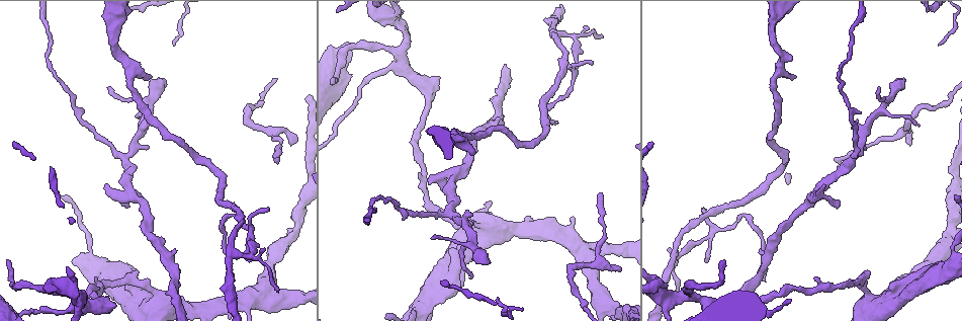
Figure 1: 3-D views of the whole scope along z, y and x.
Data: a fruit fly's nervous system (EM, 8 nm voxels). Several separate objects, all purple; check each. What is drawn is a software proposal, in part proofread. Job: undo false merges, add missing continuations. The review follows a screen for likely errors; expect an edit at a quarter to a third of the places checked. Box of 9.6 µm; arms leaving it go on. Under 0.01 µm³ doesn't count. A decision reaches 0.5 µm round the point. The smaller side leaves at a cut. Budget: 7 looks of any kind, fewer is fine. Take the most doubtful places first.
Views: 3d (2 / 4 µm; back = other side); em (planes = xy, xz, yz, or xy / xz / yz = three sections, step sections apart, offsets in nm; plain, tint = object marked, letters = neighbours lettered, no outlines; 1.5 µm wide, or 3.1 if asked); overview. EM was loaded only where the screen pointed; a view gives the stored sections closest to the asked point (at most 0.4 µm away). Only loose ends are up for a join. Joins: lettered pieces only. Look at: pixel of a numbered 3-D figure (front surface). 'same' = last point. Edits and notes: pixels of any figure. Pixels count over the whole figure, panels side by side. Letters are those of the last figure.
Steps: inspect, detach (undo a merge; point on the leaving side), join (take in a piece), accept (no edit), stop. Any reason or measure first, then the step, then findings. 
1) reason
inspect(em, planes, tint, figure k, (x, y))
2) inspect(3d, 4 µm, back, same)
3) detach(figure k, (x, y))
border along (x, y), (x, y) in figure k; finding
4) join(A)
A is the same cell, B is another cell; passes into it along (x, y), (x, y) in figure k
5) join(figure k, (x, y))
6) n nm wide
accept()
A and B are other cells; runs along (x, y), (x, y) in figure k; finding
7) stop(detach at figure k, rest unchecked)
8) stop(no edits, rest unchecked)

an open end
inspect(em, yz, step 8, tint, figure 1, (127, 205))

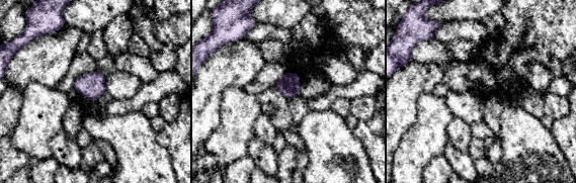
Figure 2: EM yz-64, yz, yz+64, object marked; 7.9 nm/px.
see the neighbours
inspect(em, yz, step 8, letters, same)

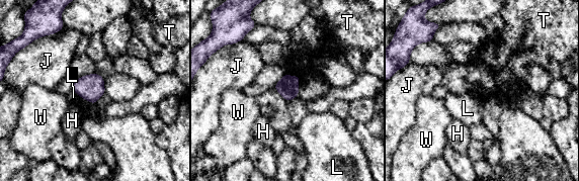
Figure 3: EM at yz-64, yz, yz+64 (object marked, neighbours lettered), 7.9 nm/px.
accept()
H, J, L, T and W are other cells; border along (285, 73), (299, 77) in figure 3; none of them fits

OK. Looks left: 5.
inspect(em, yz, step 4, letters, figure 1, (233, 249))

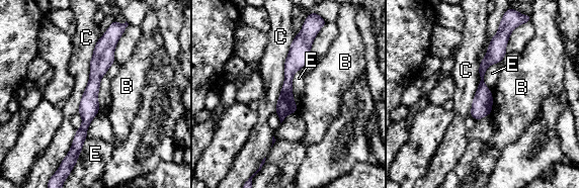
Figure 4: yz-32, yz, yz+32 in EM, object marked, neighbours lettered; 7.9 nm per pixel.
detach(figure 4, (293, 107))
B, C and E are other cells; a second neuron is stuck on

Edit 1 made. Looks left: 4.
thin end
inspect(em, planes, plain, figure 1, (433, 237))

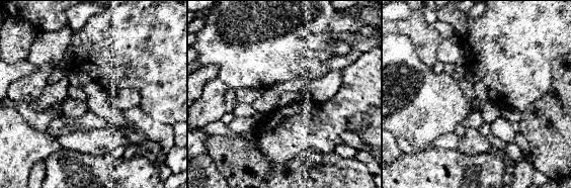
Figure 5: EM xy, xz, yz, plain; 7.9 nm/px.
what lies round it
inspect(em, planes, letters, same)

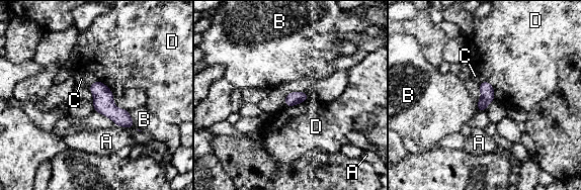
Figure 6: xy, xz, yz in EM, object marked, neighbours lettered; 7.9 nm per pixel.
110 nm wide
accept()
A, B, C and D are other cells; none of them fits

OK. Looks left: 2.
stop(detach at figure 4, rest unchecked)

